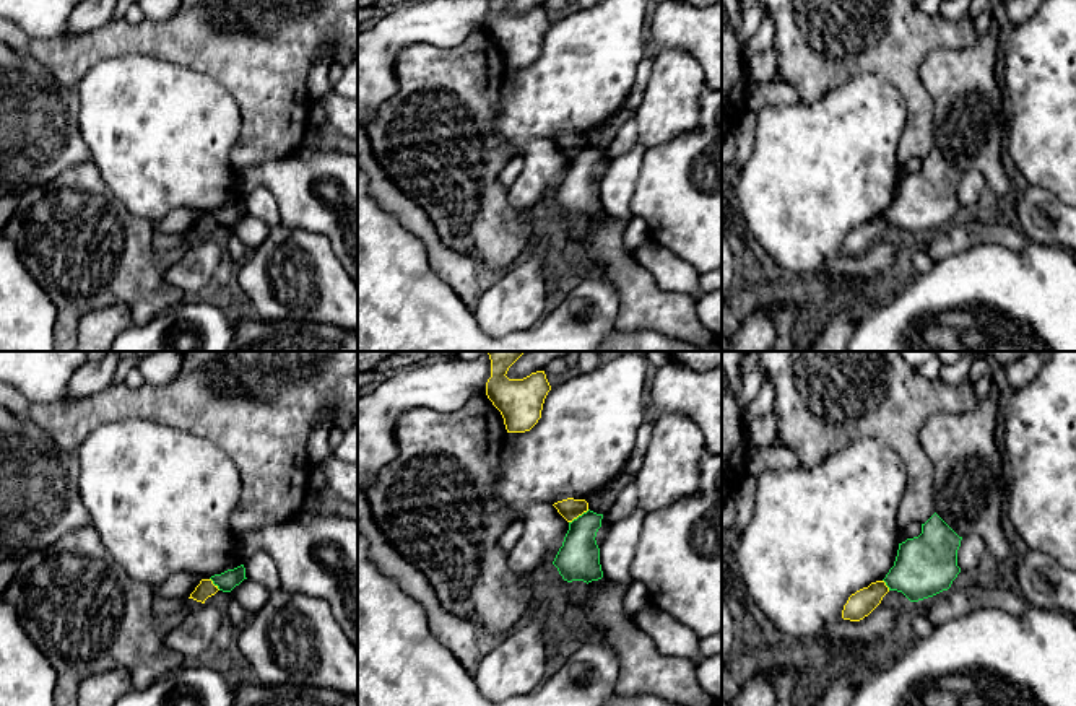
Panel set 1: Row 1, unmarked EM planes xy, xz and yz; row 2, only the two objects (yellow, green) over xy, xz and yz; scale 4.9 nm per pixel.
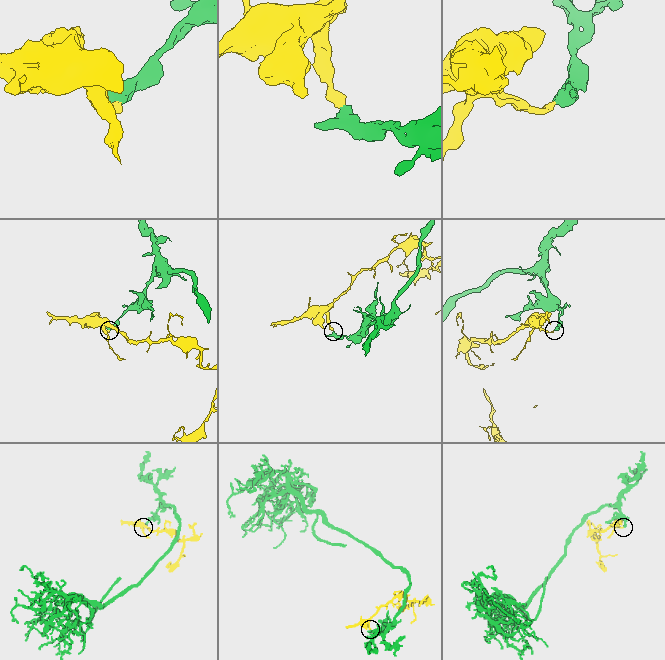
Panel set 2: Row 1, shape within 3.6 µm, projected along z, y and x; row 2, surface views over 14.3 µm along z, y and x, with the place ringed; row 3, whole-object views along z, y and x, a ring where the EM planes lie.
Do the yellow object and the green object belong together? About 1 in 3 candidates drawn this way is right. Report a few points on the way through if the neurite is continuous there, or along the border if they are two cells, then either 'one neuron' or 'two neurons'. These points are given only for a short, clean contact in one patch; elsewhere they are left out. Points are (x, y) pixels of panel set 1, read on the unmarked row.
along xz (589, 145), (569, 158) | two neurons

